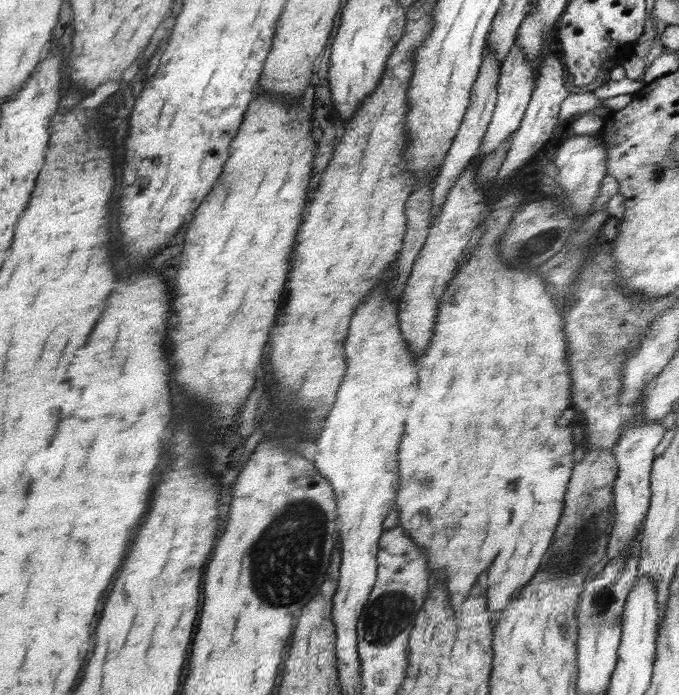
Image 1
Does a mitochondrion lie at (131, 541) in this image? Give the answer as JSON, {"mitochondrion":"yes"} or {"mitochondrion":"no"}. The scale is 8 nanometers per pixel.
{"mitochondrion":"no"}

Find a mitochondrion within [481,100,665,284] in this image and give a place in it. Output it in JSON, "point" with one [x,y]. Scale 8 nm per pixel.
{"point":[541,244]}

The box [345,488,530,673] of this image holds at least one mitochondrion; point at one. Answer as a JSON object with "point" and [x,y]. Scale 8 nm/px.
{"point":[391,613]}

